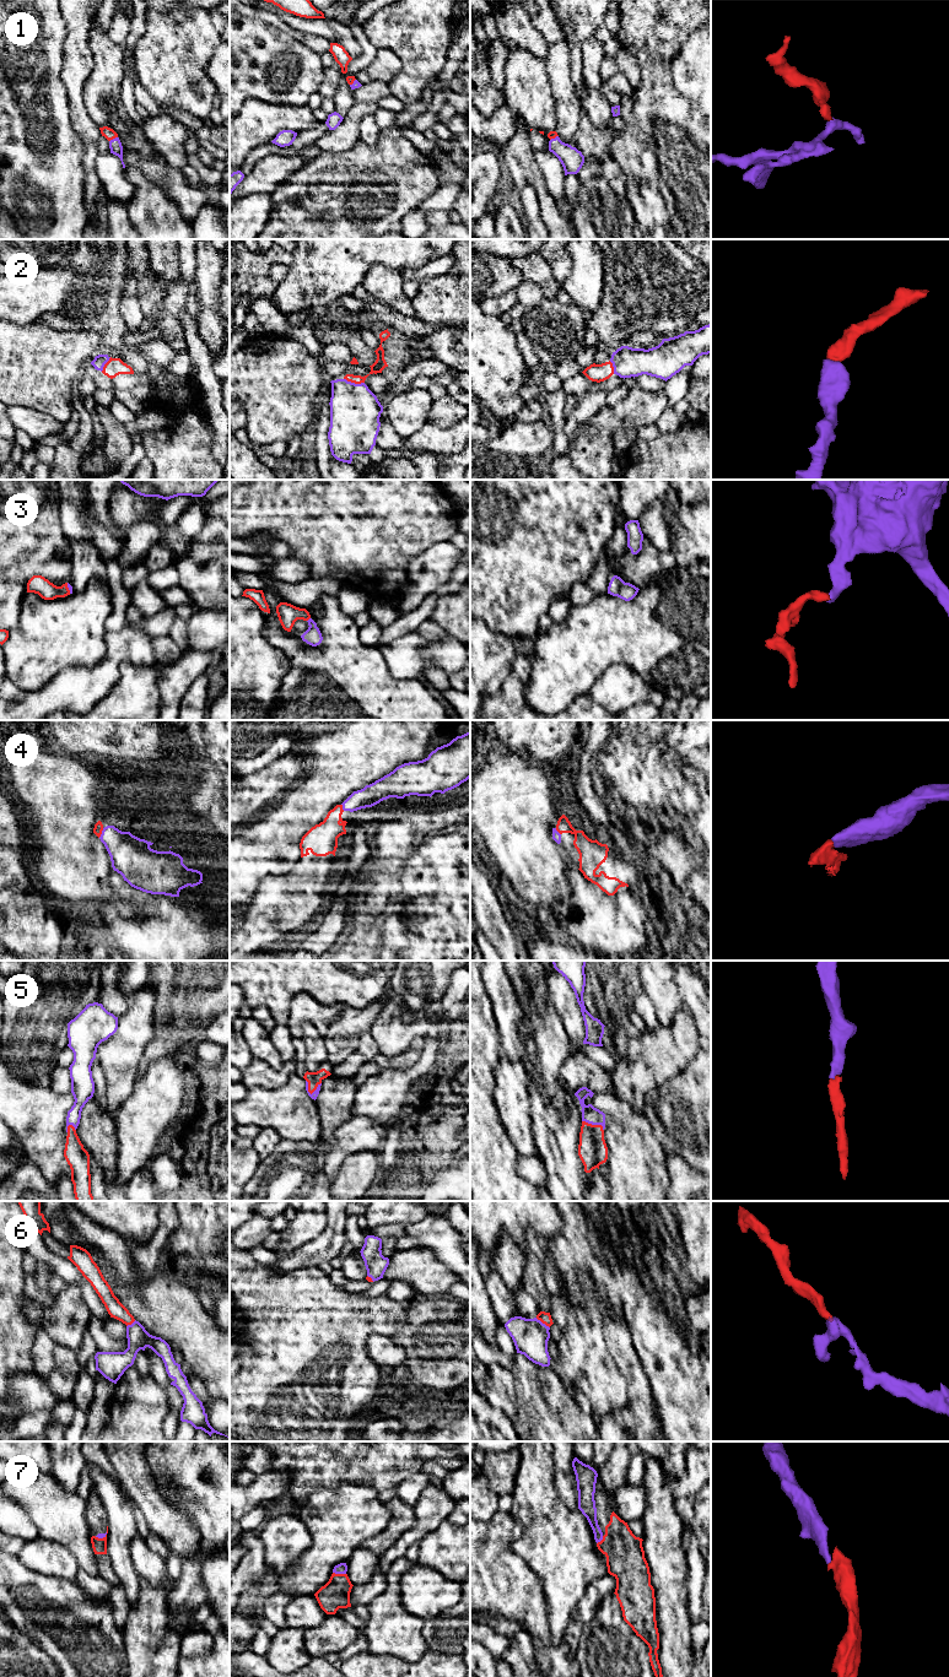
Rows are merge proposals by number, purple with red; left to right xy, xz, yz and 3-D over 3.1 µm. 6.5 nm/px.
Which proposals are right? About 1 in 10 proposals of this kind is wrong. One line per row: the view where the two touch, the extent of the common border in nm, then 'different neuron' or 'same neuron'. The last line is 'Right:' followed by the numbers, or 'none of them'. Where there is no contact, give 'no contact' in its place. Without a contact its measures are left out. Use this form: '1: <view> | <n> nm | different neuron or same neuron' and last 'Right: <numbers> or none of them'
1: xy | 70 nm | same neuron
2: xz | 140 nm | same neuron
3: xz | 40 nm | same neuron
4: xy | 70 nm | same neuron
5: xz | 110 nm | same neuron
6: yz | 120 nm | same neuron
7: xz | 90 nm | same neuron
Right: 1, 2, 3, 4, 5, 6, 7

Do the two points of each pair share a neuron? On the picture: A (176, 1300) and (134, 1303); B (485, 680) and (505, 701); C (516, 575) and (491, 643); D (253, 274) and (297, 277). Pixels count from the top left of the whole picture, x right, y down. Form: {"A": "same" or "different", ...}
{"A": "same", "B": "different", "C": "different", "D": "different"}

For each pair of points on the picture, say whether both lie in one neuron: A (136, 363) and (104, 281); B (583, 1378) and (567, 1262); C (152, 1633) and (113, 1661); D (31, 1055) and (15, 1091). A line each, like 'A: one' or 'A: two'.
A: one
B: one
C: two
D: two

